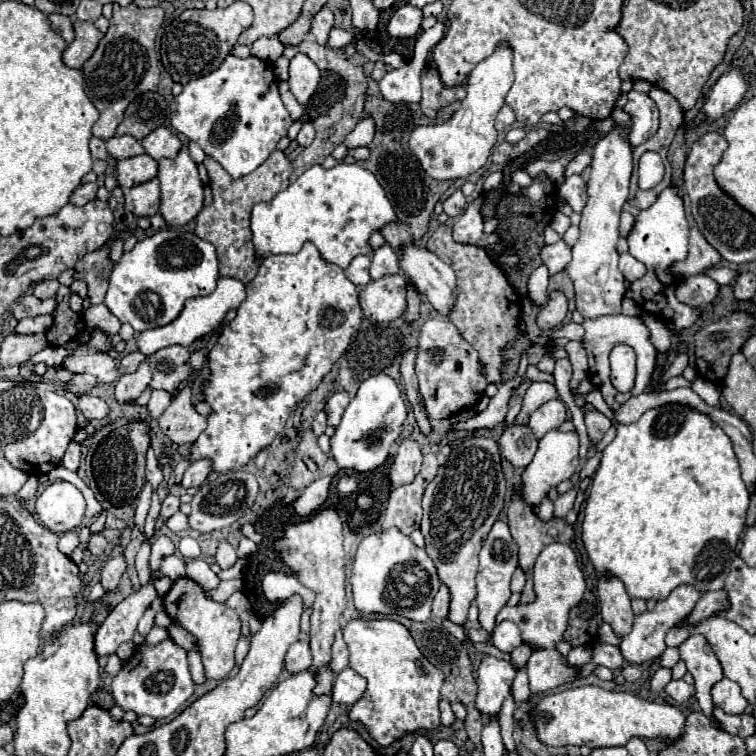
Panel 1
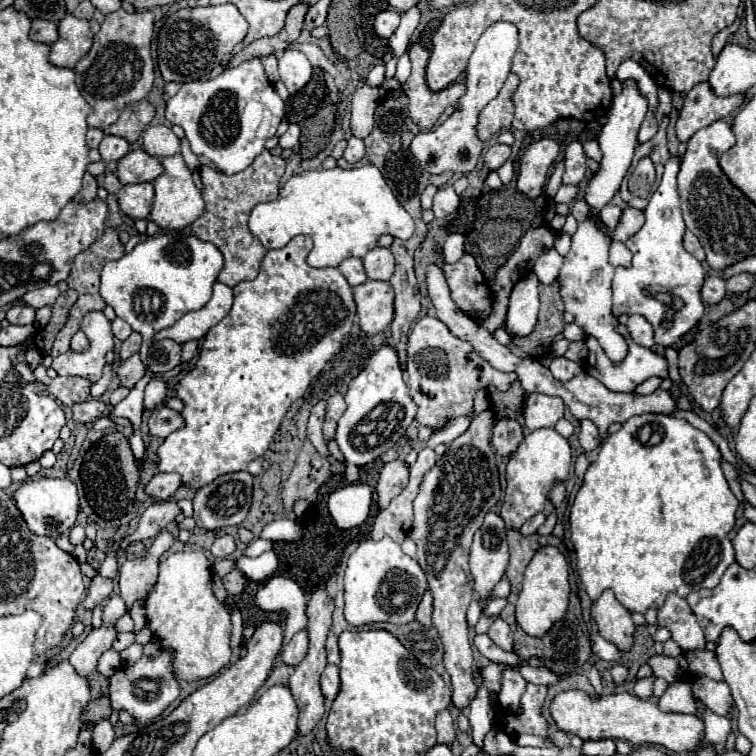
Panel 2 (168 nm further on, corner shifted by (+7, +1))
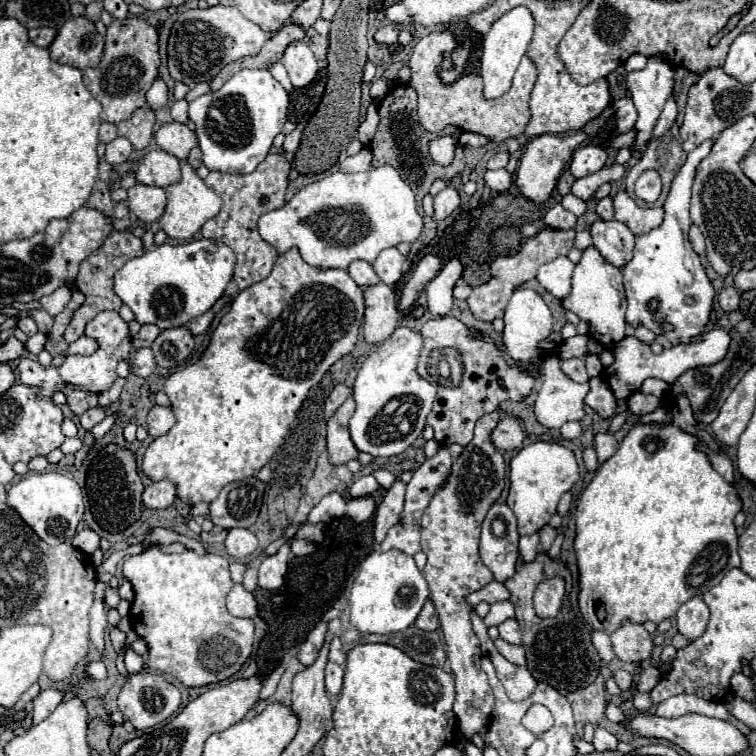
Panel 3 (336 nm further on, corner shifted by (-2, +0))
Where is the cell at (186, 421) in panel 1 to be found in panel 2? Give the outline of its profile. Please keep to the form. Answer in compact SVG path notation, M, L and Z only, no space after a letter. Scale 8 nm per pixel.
M160 407L160 409L154 409L148 417L148 429L150 429L150 435L154 437L168 437L172 431L178 431L180 427L184 427L184 421L180 417L178 411L172 411L168 407Z

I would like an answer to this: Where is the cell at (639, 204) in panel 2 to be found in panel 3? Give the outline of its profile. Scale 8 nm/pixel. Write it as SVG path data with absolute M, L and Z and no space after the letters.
M673 124L673 128L671 128L665 136L655 138L655 140L649 142L649 146L647 146L645 154L641 156L641 160L629 170L627 180L625 180L625 184L627 184L627 194L635 198L635 192L633 192L635 180L639 178L641 172L653 168L653 170L657 170L657 172L661 174L661 180L663 180L663 192L661 192L659 200L653 202L653 204L647 204L647 202L635 198L635 202L637 202L641 208L647 208L647 206L649 206L649 208L663 206L663 202L665 202L665 198L667 198L667 192L669 192L669 186L671 186L671 180L673 180L673 176L679 172L679 168L683 166L683 160L685 160L685 158L687 158L687 152L685 152L683 146L681 146L679 128L677 128L677 124Z

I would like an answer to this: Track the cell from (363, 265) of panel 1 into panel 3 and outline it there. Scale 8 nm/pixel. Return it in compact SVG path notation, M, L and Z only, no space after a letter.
M355 260L347 272L351 274L351 278L361 286L361 288L367 288L367 286L373 286L379 282L379 276L375 274L373 266L369 262L363 262L363 260Z

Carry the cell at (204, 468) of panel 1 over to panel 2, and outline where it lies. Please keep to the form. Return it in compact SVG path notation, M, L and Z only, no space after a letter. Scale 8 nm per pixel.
M156 473L144 487L146 495L154 497L156 501L168 501L172 499L174 491L182 485L178 473Z

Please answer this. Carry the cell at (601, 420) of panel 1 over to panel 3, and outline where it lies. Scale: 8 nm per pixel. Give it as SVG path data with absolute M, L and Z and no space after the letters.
M605 432L605 434L597 434L595 436L595 450L597 450L597 456L599 456L599 462L605 462L607 458L611 458L615 454L615 450L619 448L619 442L615 440L615 436L611 432Z

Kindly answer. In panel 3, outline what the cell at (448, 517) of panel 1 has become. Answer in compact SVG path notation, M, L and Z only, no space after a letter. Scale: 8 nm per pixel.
M497 410L477 420L473 440L457 456L447 480L435 492L421 518L421 550L427 554L423 576L429 584L431 600L437 608L441 630L445 634L447 658L451 662L457 688L453 712L465 738L481 732L489 724L489 716L493 710L493 690L487 682L485 672L481 670L483 654L479 648L479 638L471 628L473 608L465 602L465 598L471 592L485 588L493 580L491 570L479 560L479 534L483 518L505 488L507 466L503 454L491 442L491 432L499 424L499 420L501 416Z

